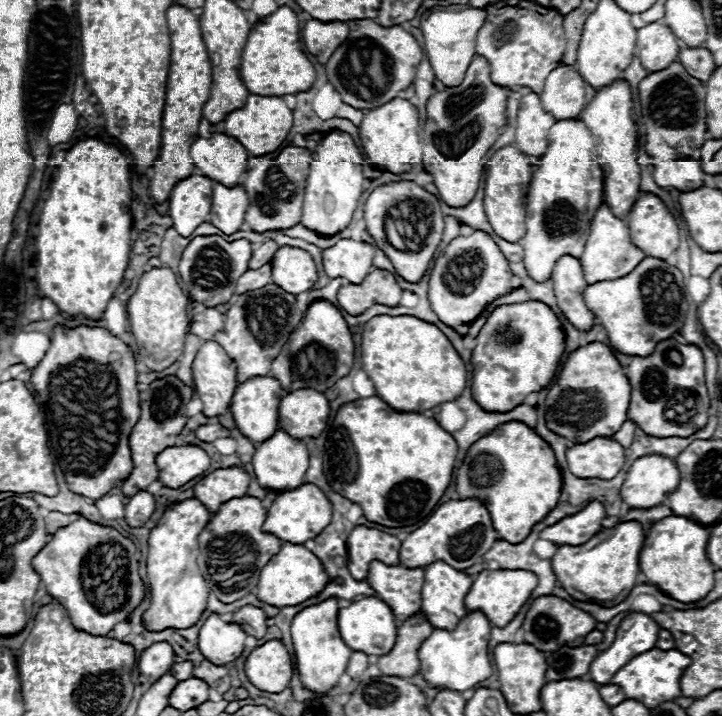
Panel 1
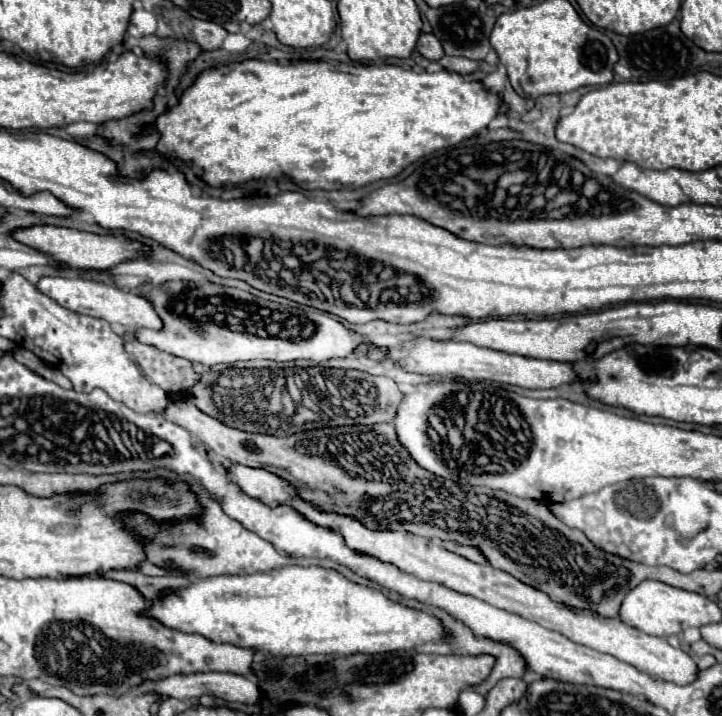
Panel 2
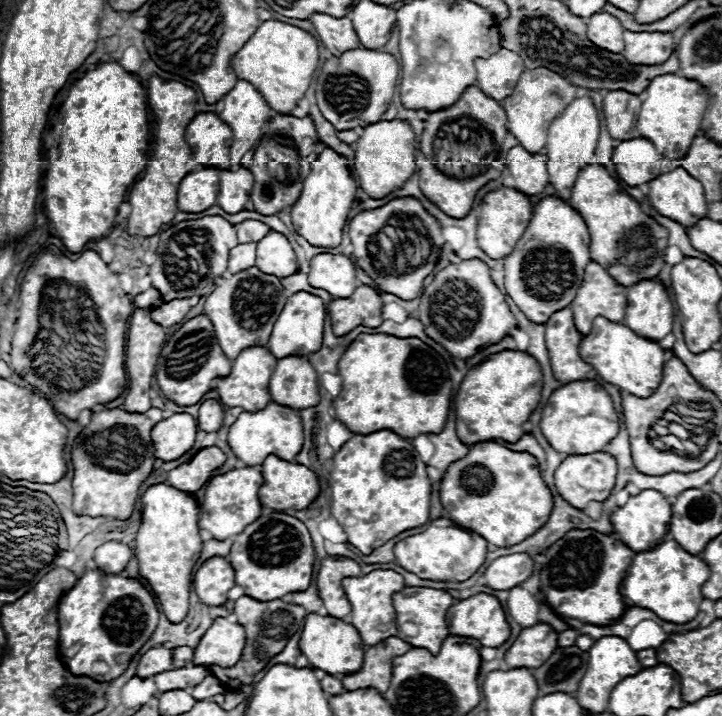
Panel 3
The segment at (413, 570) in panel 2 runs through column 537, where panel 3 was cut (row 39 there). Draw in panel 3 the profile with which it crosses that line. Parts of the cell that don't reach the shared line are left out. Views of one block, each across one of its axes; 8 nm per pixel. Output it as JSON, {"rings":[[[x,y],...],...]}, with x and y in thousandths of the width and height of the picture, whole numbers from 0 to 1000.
{"rings":[[[825,17],[814,25],[812,34],[812,50],[817,59],[823,59],[828,67],[845,70],[850,75],[859,75],[864,70],[864,56],[861,56],[861,34],[856,25],[850,25],[842,17]]]}

